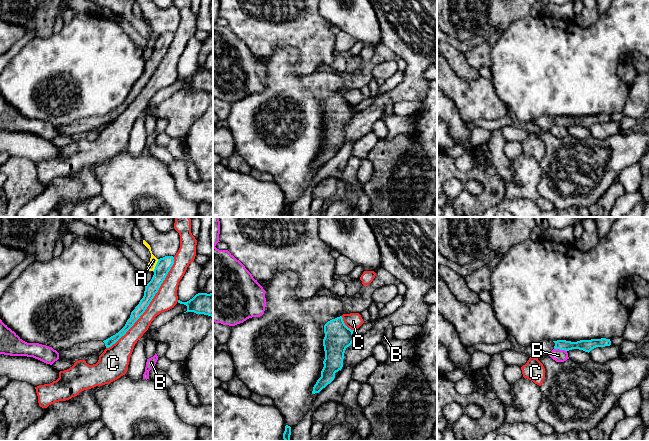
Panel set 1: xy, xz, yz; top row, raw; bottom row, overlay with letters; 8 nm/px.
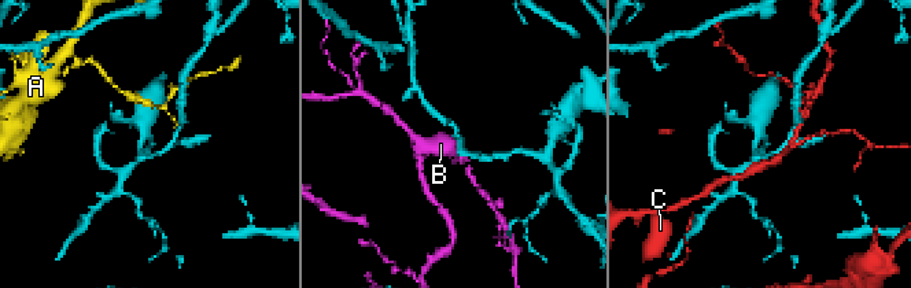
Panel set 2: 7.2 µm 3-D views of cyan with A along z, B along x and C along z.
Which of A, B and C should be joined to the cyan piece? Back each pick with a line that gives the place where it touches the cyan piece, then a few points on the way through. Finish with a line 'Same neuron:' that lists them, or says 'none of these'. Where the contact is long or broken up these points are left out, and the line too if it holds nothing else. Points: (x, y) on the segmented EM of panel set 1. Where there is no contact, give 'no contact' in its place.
Same neuron: none of these

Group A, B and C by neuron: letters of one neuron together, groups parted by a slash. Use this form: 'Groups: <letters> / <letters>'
Groups: A / B / C

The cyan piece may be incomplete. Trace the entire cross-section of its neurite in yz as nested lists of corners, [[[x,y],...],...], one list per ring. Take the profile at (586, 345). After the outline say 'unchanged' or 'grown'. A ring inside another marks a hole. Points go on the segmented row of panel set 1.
[[[601,338],[591,340],[580,340],[577,342],[571,342],[566,340],[557,341],[542,340],[536,343],[534,346],[537,350],[540,351],[541,355],[547,356],[553,349],[560,349],[565,351],[579,349],[589,353],[592,349],[596,347],[605,347],[610,345],[611,345],[610,339]]] | grown

